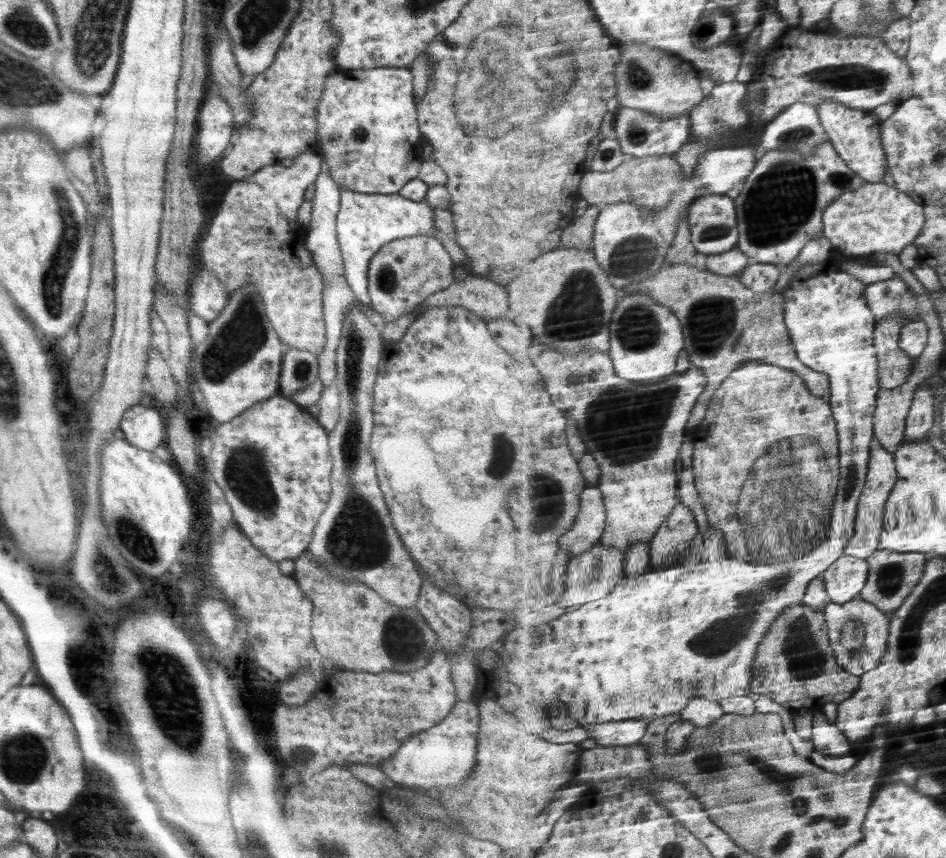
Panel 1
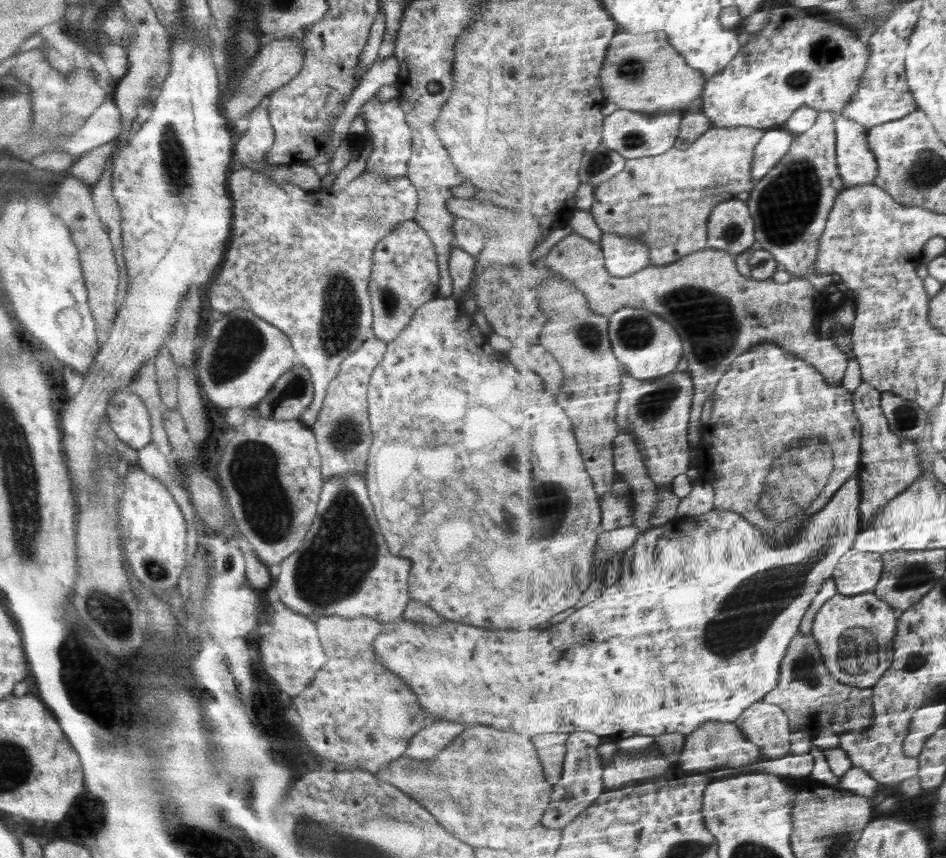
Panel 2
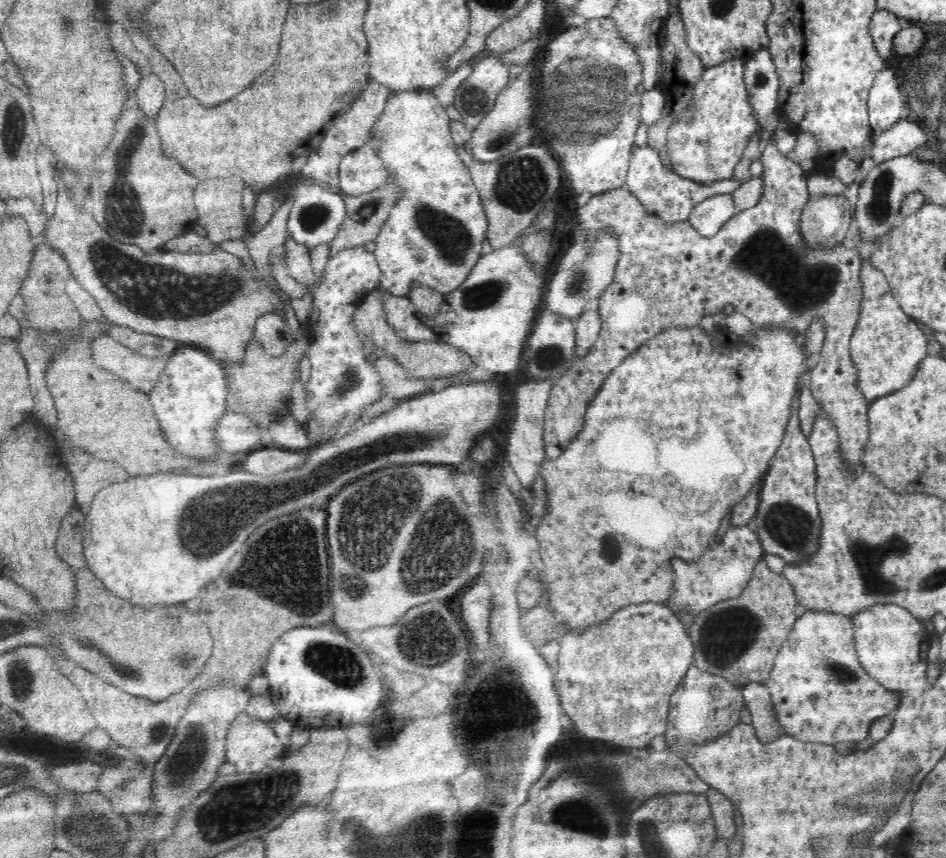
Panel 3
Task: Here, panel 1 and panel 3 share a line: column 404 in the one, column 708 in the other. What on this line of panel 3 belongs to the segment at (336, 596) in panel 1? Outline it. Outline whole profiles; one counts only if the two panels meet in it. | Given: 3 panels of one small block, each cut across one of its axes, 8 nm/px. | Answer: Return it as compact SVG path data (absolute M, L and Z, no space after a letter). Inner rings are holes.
M764 558L754 566L750 583L740 596L724 599L697 614L688 635L696 646L694 664L703 671L721 676L736 687L763 683L769 678L774 658L788 640L795 622L807 610L796 600L794 589L785 574L776 574L766 565ZM750 640L750 646L744 646Z

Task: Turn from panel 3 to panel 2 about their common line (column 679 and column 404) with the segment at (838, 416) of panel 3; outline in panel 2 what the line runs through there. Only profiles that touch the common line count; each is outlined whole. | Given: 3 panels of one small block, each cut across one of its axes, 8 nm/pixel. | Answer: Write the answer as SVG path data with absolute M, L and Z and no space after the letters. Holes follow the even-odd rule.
M416 221L398 224L376 245L368 282L375 338L386 344L394 340L412 319L416 309L439 295L440 268L434 244Z

